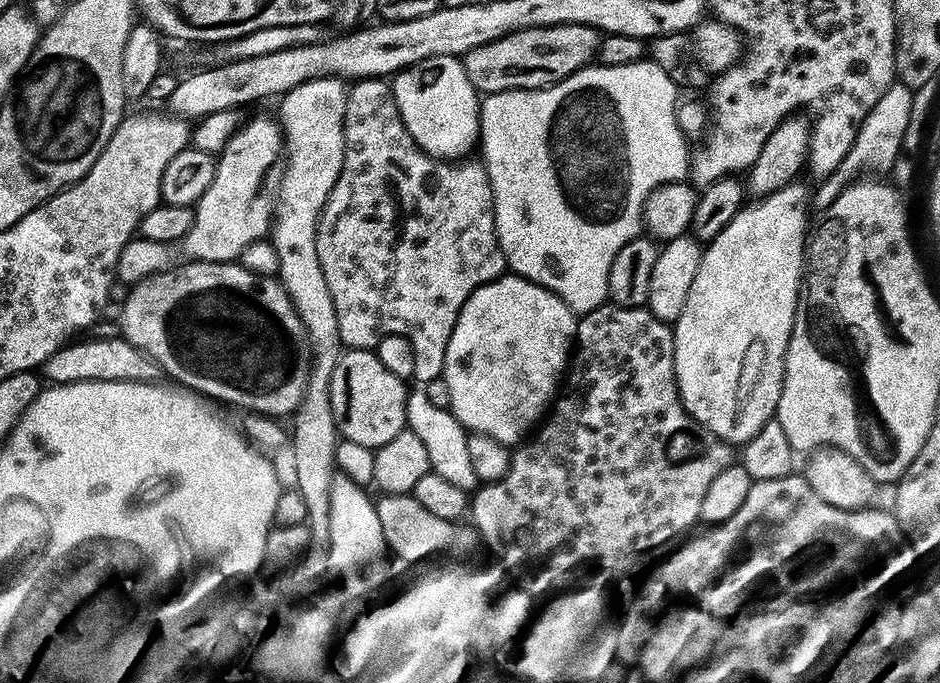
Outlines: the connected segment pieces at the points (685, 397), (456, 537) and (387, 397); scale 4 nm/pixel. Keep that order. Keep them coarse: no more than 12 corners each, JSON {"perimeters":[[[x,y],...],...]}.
{"perimeters":[[[809,189],[741,207],[674,321],[684,409],[743,446],[773,419]],[[410,494],[376,500],[389,553],[416,564],[473,533],[434,518]],[[367,348],[345,351],[337,433],[370,449],[406,428],[409,385]]]}

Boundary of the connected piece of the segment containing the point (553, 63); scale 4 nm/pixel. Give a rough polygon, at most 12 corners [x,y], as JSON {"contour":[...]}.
{"contour":[[555,24],[474,46],[481,93],[548,88],[597,59],[588,24]]}

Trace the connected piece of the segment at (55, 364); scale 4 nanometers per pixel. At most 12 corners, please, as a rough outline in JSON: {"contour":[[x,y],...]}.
{"contour":[[124,339],[79,340],[42,365],[49,385],[146,384],[156,363]]}

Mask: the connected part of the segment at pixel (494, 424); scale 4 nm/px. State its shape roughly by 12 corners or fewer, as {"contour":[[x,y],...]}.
{"contour":[[505,274],[474,290],[442,377],[469,433],[521,443],[577,317]]}

